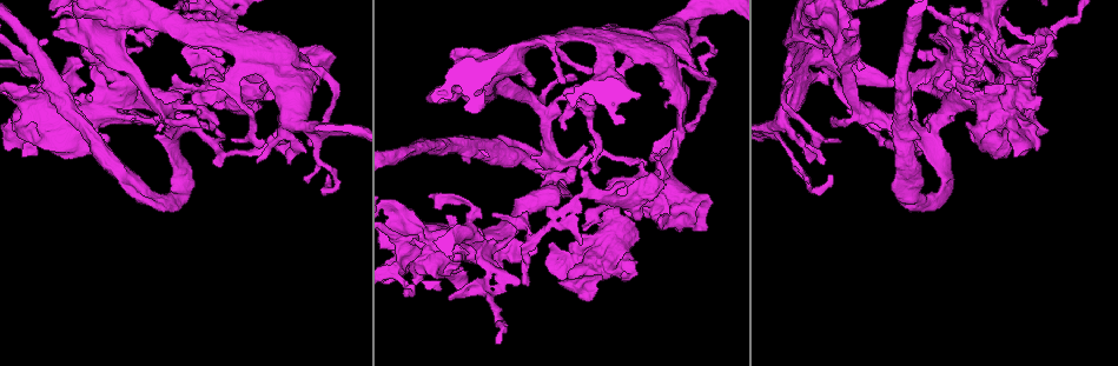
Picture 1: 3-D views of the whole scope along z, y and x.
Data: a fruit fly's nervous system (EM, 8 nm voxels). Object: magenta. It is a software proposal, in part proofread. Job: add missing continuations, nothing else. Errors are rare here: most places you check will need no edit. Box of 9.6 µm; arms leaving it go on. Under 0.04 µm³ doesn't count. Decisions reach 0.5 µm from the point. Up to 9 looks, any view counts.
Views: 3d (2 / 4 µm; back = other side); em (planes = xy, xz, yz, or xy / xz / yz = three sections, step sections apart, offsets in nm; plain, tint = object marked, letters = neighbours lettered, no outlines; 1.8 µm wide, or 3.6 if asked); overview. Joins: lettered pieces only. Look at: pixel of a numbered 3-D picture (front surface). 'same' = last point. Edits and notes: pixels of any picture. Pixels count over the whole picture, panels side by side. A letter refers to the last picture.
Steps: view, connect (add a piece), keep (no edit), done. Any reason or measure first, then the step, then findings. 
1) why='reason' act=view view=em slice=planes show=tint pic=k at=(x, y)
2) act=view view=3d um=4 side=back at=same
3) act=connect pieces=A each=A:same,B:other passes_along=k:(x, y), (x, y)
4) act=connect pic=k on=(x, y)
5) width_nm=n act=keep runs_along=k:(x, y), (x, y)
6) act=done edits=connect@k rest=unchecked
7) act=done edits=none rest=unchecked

why='thick turns thin' act=view view=3d um=4 pic=1 at=(1031, 48)

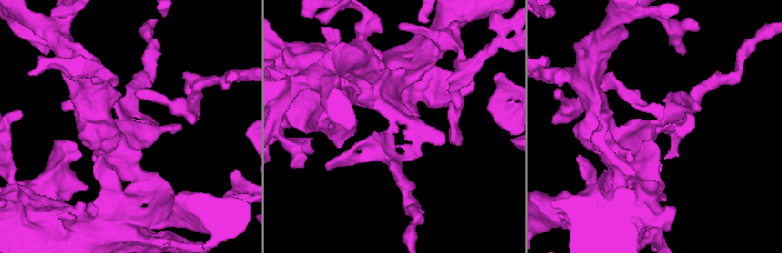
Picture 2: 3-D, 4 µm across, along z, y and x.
act=view view=em slice=planes show=tint pic=2 at=(656, 127)

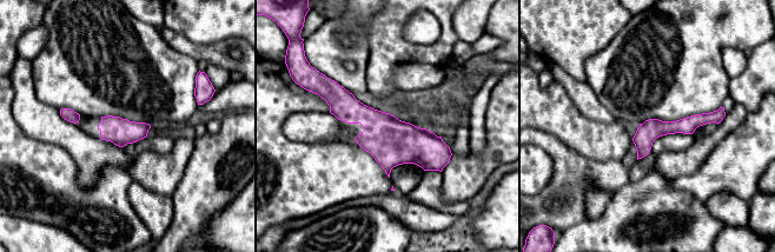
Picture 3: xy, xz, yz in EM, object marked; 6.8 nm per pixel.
why='what lies round it' act=view view=em slice=planes show=letters at=same

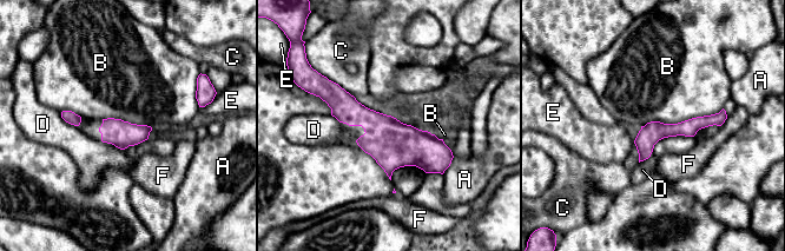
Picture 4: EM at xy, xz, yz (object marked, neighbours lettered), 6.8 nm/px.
act=keep each=A:other,B:other,C:other,D:other,E:other,F:other runs_along=4:(329, 91), (395, 145), (447, 163) found='none of them fits'

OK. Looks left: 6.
why='thin arm on a thick one' act=view view=em slice=planes show=tint pic=1 at=(1009, 75)

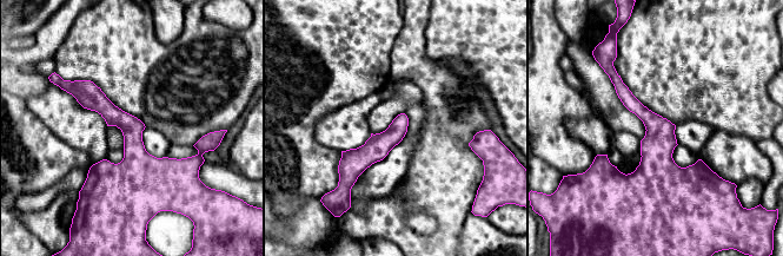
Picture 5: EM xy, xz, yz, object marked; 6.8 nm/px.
act=view view=em slice=planes show=letters at=same

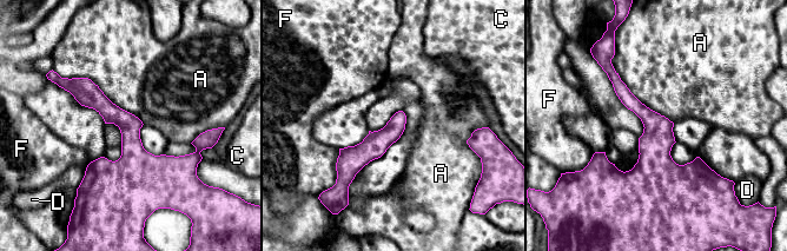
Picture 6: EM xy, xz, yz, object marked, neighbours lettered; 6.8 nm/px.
longest_contact=A:650nm act=keep each=A:other,C:other,D:other,F:other found='no lettered piece goes on from it'

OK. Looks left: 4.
why='abrupt turn' act=view view=em slice=xy step=4 show=tint pic=1 at=(101, 113)

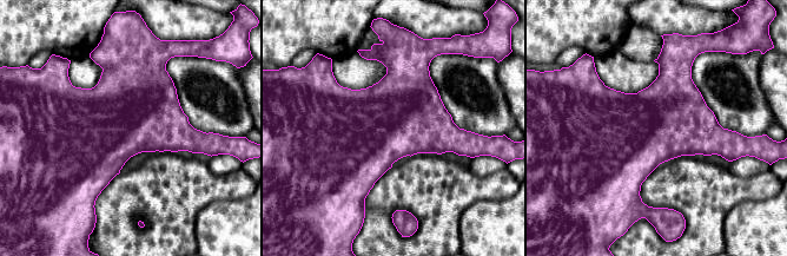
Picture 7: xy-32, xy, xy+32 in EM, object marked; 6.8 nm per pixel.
act=view view=em slice=planes show=letters at=same

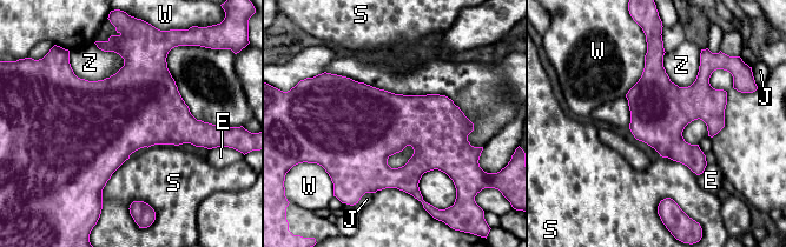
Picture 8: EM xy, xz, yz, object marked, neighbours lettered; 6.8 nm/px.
act=keep each=E:other,J:other,S:other,W:other,Z:other border=8:(129, 158), (107, 181), (101, 199) found='none of them fits'

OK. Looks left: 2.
why='thick turns thin' act=view view=3d um=4 side=back pic=1 at=(699, 209)

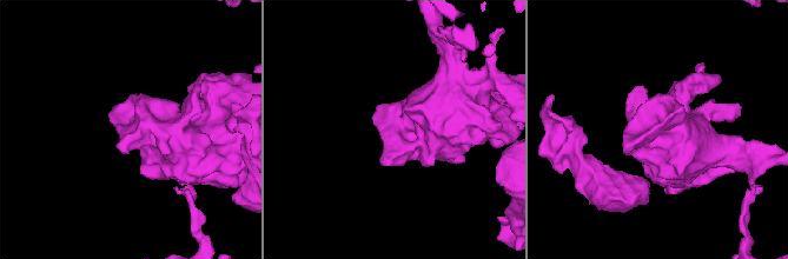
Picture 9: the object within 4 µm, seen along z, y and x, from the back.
why='need the tissue' act=view view=em um=3.6 slice=xy step=8 show=letters pic=9 at=(660, 129)

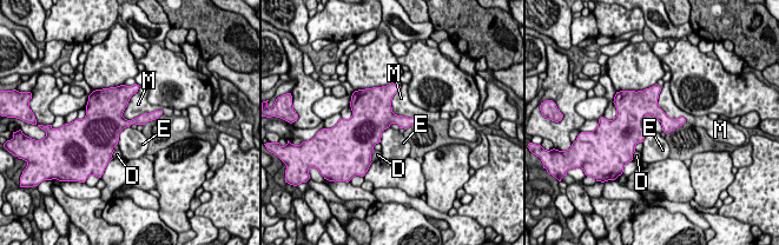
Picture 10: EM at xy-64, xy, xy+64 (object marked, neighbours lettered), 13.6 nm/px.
act=keep each=D:other,E:other,M:other border=10:(130, 125), (119, 133), (117, 144) found='no lettered piece goes on from it'

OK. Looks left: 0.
act=done edits=none rest=unchecked

